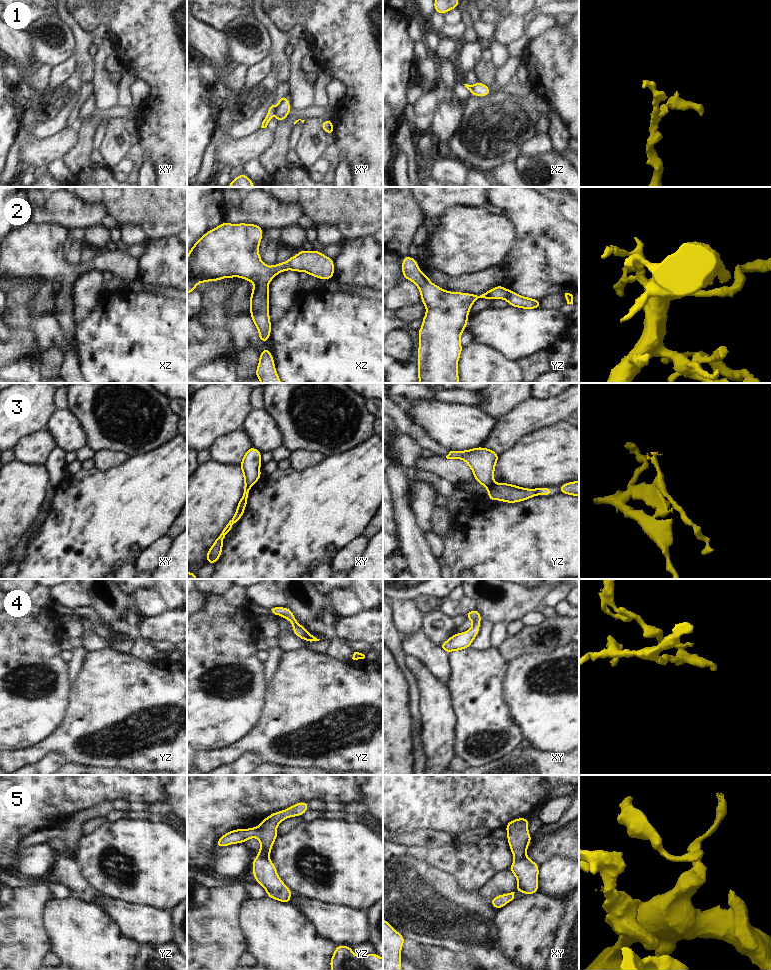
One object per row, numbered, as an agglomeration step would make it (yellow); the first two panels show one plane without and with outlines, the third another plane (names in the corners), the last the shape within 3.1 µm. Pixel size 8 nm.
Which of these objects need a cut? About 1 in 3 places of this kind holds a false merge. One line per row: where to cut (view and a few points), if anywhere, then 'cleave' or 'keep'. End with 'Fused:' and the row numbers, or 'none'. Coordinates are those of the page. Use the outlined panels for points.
1: cut xy (276, 106), (274, 111); cleave
2: cut none; keep
3: cut yz (493, 482), (486, 487); cleave
4: cut none; keep
5: cut yz (258, 853), (268, 858); cleave
Fused: 1, 3, 5

